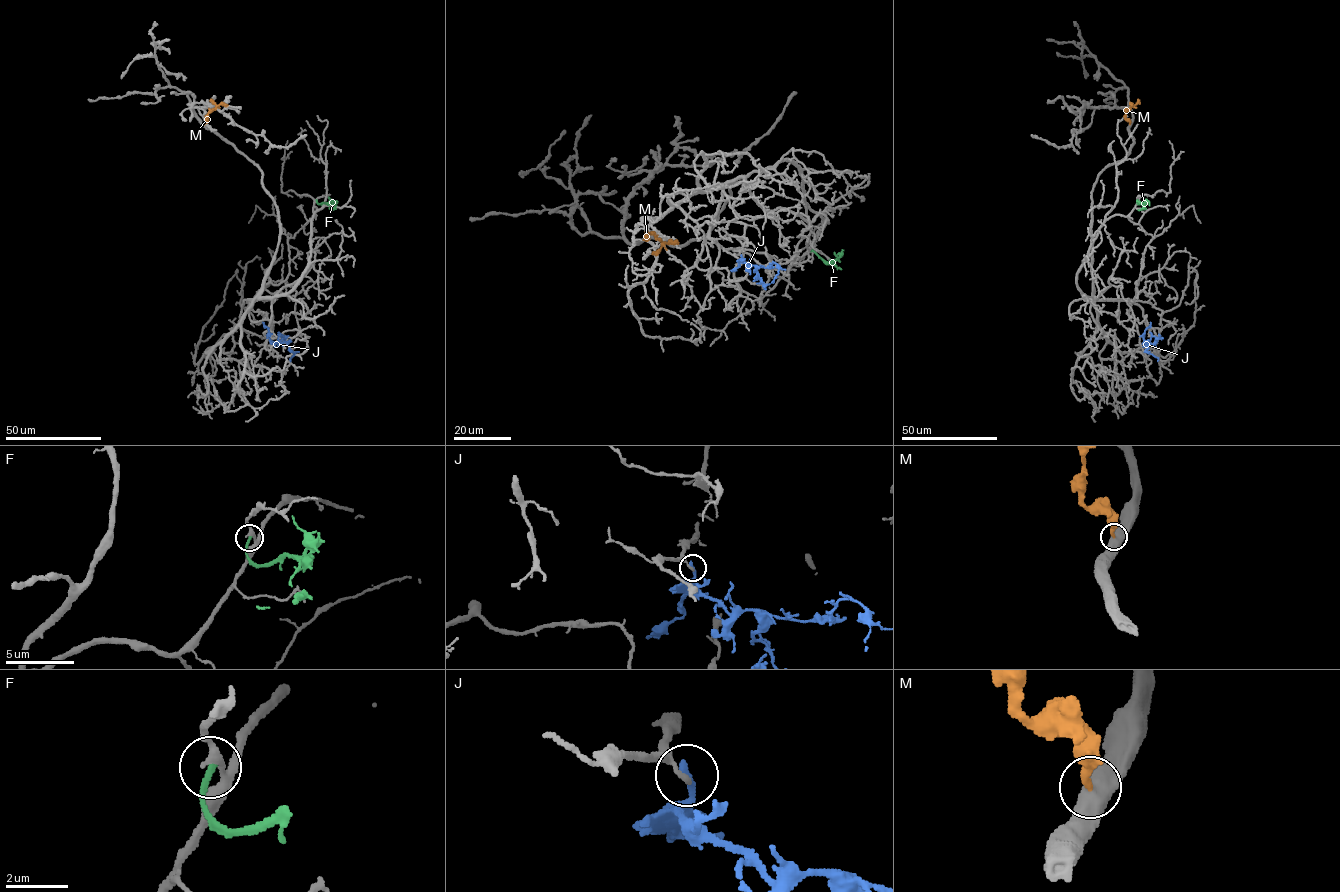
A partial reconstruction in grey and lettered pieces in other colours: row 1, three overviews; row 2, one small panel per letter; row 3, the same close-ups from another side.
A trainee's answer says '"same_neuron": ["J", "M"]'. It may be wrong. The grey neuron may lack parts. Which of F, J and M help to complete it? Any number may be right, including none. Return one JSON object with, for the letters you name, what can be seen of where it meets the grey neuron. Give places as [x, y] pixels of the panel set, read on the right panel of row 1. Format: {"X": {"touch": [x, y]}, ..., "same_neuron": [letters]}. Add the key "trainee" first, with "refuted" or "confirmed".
{"trainee": "refuted", "M": {"touch": [1130, 124]}, "same_neuron": ["M"]}

